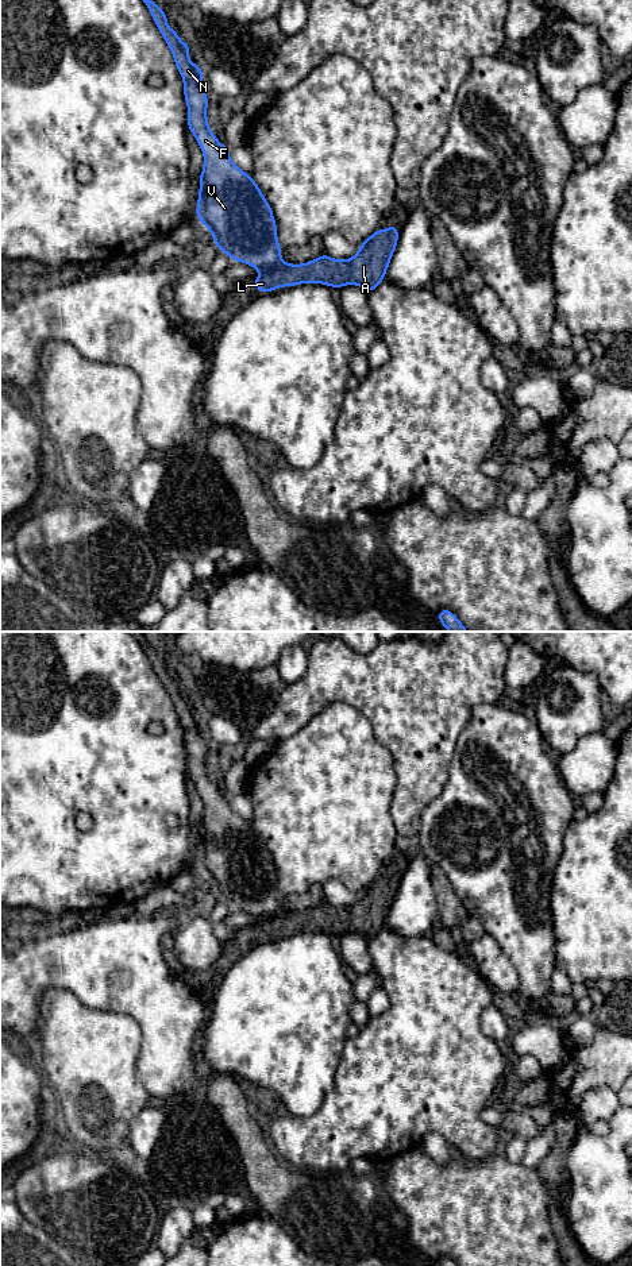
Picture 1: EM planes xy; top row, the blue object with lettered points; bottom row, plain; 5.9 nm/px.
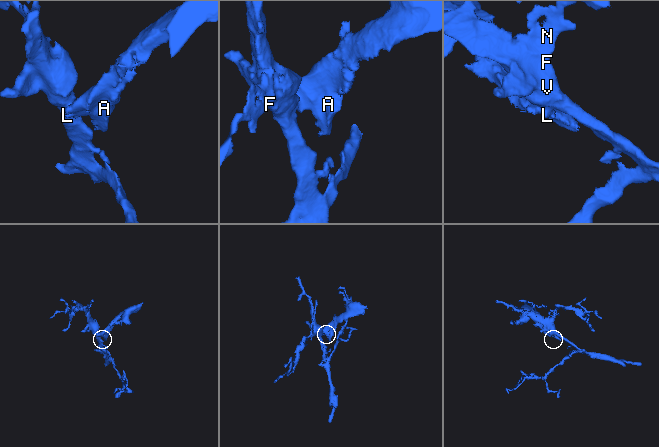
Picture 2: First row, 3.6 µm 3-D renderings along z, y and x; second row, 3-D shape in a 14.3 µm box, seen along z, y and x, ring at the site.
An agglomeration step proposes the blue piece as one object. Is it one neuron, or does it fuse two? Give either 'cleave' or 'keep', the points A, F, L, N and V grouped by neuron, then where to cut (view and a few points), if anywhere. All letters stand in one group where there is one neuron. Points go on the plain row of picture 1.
cleave; A L / F N V; cut in xy along (282, 911), (261, 921)

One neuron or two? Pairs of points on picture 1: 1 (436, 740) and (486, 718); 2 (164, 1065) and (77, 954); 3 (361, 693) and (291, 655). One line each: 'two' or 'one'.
1: two
2: one
3: two

